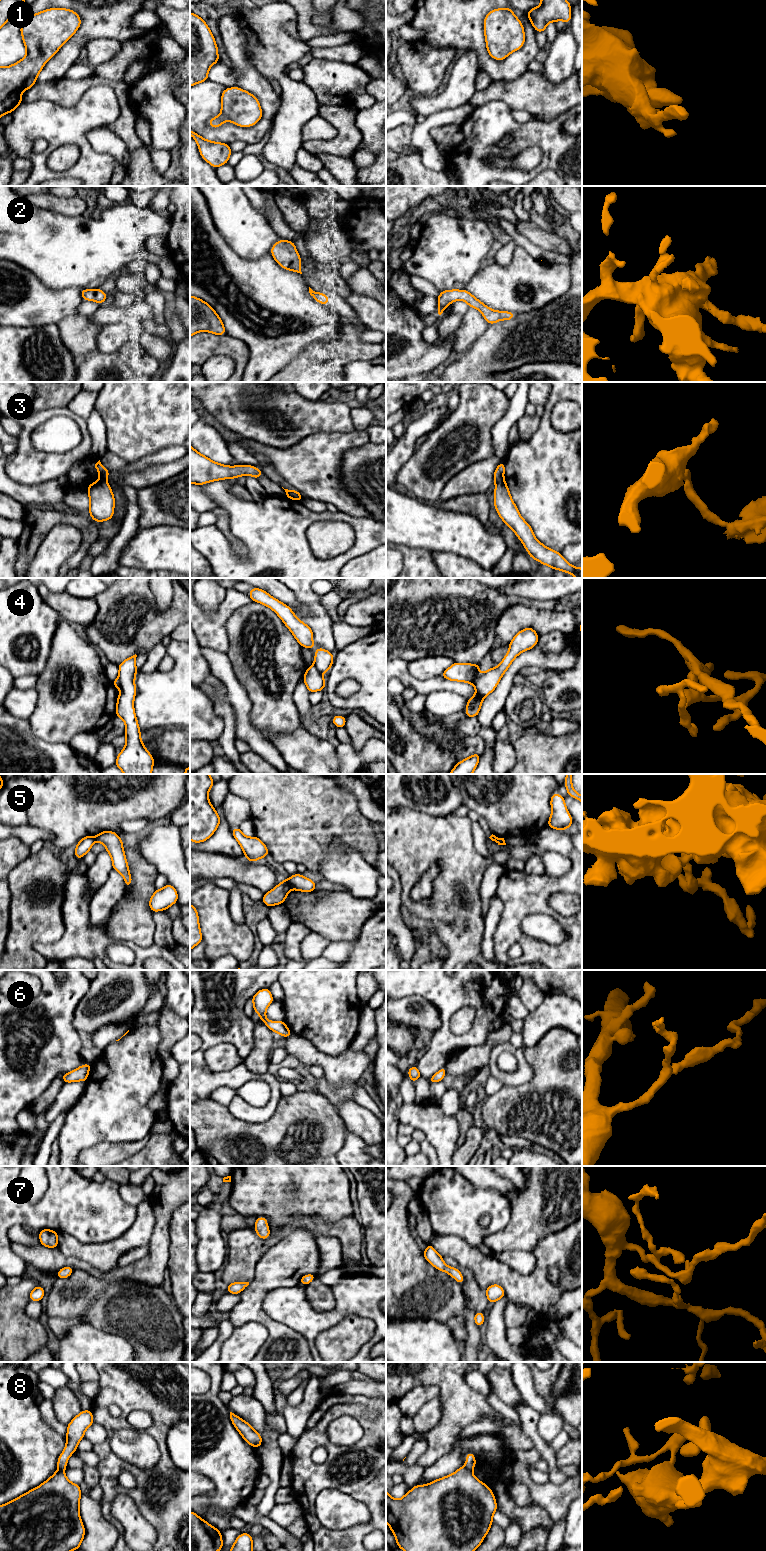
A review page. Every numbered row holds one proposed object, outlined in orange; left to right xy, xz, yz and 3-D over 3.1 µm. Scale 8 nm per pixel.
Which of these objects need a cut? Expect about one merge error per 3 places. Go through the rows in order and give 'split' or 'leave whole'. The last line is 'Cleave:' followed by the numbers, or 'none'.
1: leave whole
2: leave whole
3: split
4: split
5: split
6: leave whole
7: leave whole
8: split
Cleave: 3, 4, 5, 8

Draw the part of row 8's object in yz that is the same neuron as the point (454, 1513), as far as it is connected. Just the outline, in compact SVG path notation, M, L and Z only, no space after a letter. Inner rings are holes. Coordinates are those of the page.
M462 1466L453 1474L434 1480L427 1485L415 1485L398 1500L393 1499L389 1491L386 1491L386 1522L395 1536L397 1547L404 1551L475 1551L489 1532L491 1524L493 1523L493 1514L497 1509L497 1503L492 1490L485 1483L479 1481L466 1466Z

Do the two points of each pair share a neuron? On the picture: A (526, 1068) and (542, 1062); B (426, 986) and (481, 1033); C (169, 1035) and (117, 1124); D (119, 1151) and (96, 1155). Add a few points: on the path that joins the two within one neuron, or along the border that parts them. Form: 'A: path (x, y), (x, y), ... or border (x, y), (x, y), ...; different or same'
A: border (522, 1047), (532, 1077), (519, 1086); different
B: path (445, 1006), (445, 1030), (454, 1039), (461, 1039); same
C: border (159, 1028), (161, 1034), (159, 1053), (161, 1055); different
D: path (113, 1153), (102, 1155); same

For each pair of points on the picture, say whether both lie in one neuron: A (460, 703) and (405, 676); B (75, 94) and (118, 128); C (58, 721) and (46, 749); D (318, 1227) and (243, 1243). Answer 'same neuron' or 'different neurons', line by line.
A: different neurons
B: same neuron
C: different neurons
D: same neuron

